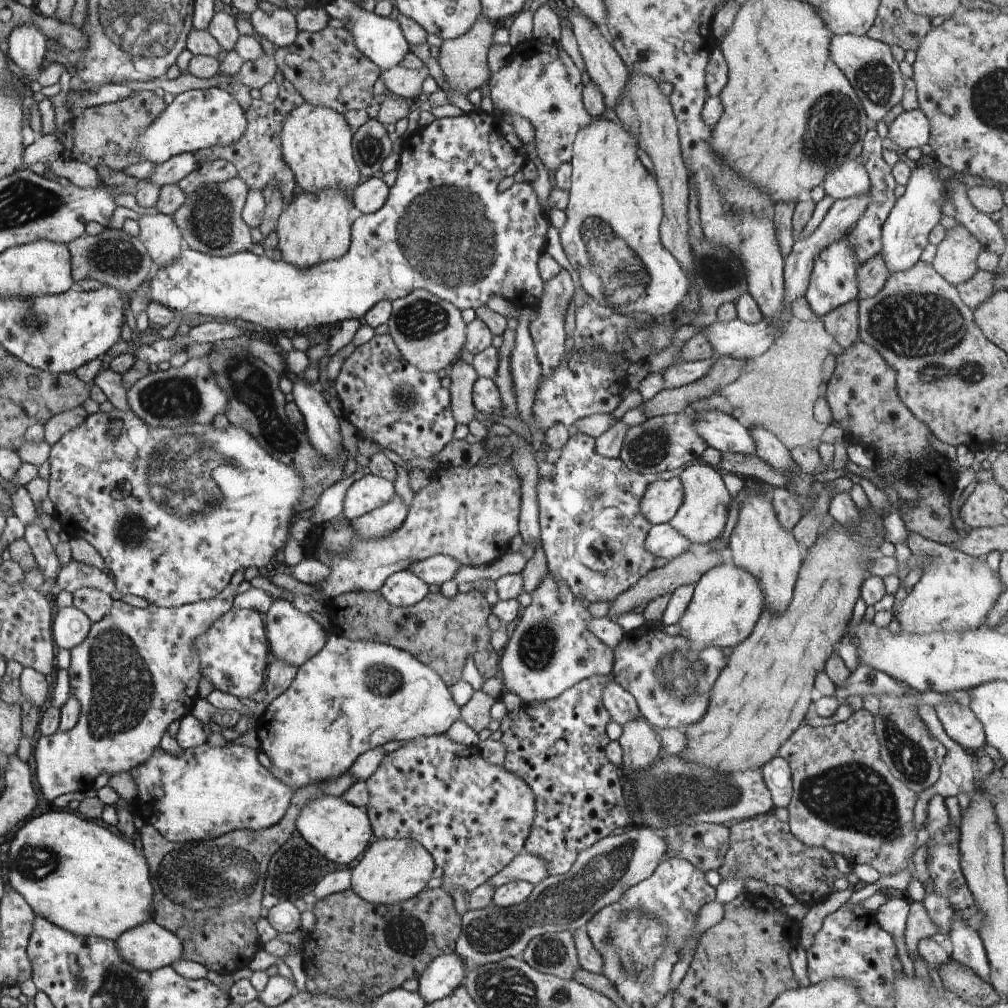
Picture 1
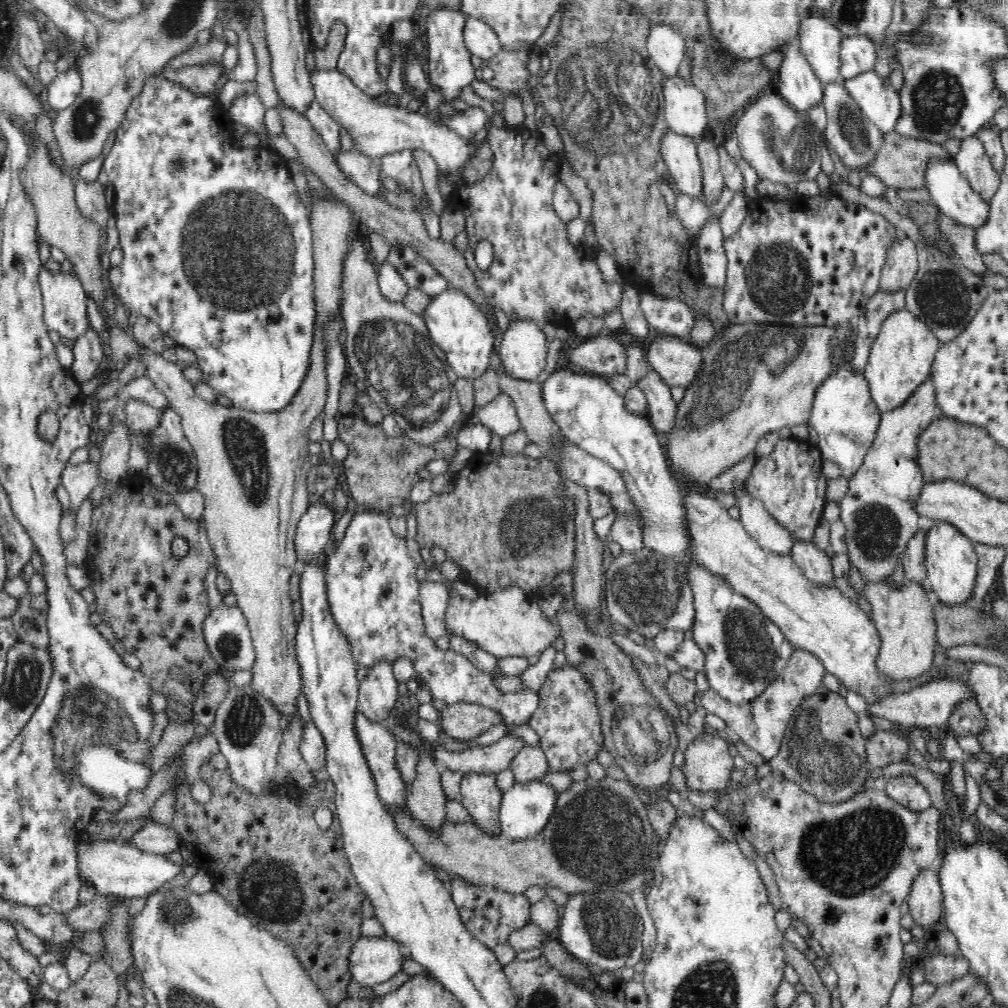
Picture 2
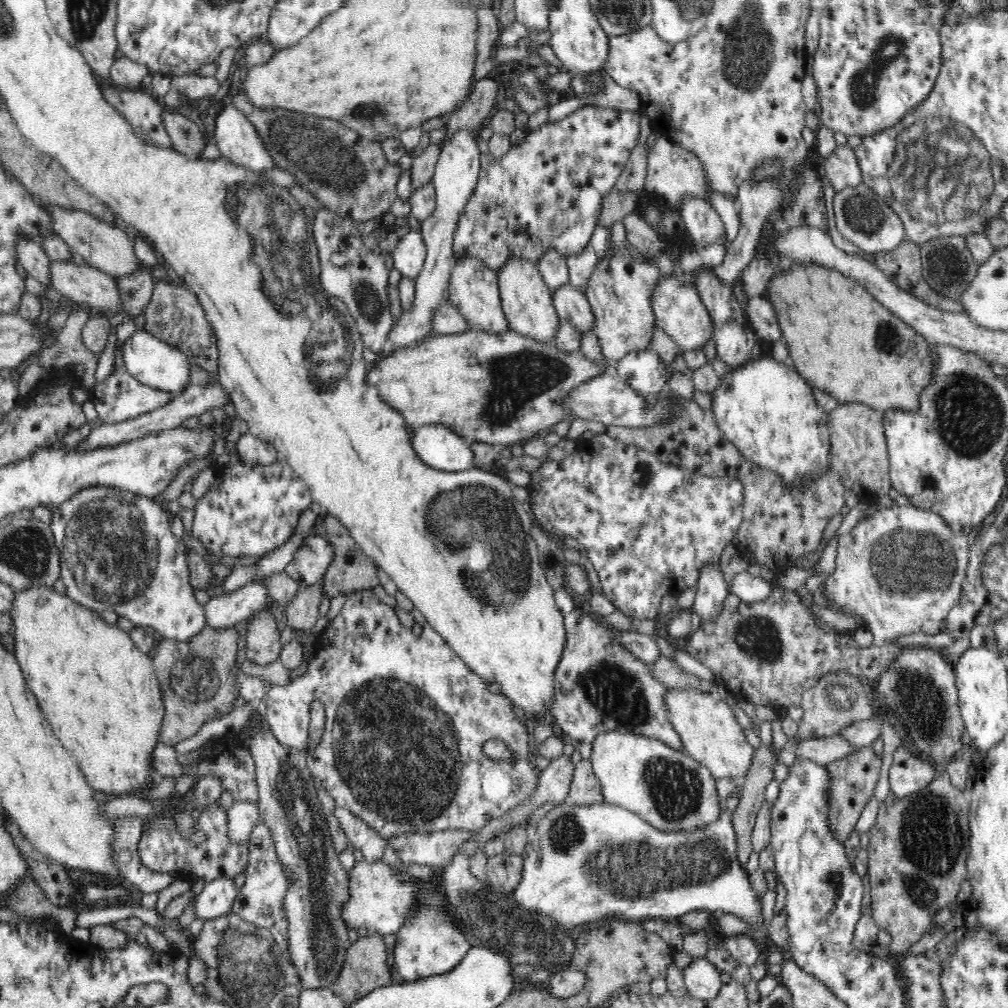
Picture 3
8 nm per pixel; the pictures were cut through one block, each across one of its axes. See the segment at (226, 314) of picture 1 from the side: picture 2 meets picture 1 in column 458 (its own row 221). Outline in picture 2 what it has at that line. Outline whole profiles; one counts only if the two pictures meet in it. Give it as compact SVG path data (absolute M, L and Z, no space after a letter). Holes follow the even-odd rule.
M156 74L156 76L145 80L142 90L138 96L133 98L130 102L128 110L126 110L126 116L121 126L116 130L116 138L113 146L106 155L103 161L104 172L108 175L109 182L114 189L114 200L112 202L113 214L116 218L116 226L119 232L119 244L122 247L124 254L124 260L117 268L111 268L108 271L108 280L110 281L111 294L115 294L115 298L120 300L128 310L133 318L136 316L145 316L149 318L152 323L156 323L165 336L170 336L176 340L177 345L189 348L197 357L196 365L198 370L202 371L202 380L206 382L207 386L214 388L219 394L228 396L232 400L233 404L244 410L250 412L271 412L276 409L283 408L284 405L290 401L290 398L298 392L299 385L302 384L303 378L306 376L307 365L310 364L310 348L311 338L314 337L314 299L311 296L311 281L314 280L314 258L311 250L311 230L310 224L306 220L306 211L303 208L302 201L298 197L296 185L292 181L292 176L288 167L288 160L280 158L278 153L275 153L272 148L268 148L267 145L260 145L257 148L241 147L240 149L234 149L231 133L234 131L234 126L229 116L229 110L226 110L221 104L218 104L216 99L208 98L203 94L194 94L187 88L181 87L179 84L170 81L163 74Z

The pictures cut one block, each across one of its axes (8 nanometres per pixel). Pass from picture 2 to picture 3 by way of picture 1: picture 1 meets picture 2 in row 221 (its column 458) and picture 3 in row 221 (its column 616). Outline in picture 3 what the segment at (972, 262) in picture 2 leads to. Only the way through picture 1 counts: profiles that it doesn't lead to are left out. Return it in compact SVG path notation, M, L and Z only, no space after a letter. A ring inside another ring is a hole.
M863 182L853 187L843 188L836 192L833 199L834 220L840 234L856 244L864 253L876 254L894 250L906 240L901 218L893 211L888 201L882 200Z

